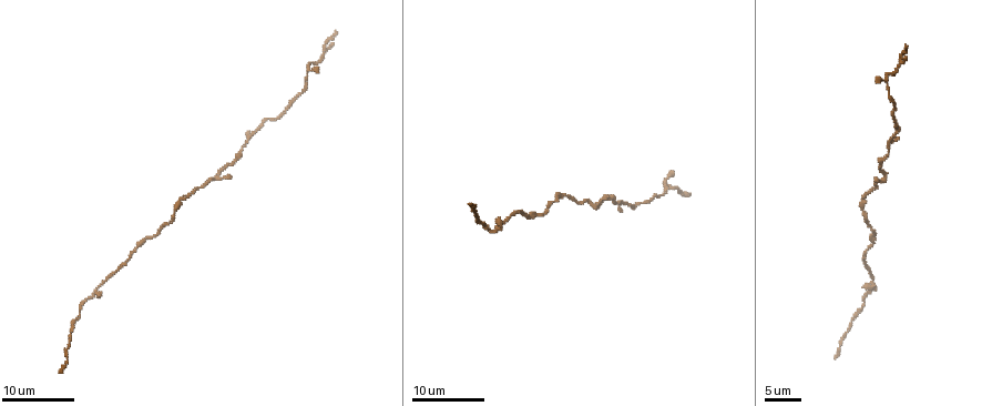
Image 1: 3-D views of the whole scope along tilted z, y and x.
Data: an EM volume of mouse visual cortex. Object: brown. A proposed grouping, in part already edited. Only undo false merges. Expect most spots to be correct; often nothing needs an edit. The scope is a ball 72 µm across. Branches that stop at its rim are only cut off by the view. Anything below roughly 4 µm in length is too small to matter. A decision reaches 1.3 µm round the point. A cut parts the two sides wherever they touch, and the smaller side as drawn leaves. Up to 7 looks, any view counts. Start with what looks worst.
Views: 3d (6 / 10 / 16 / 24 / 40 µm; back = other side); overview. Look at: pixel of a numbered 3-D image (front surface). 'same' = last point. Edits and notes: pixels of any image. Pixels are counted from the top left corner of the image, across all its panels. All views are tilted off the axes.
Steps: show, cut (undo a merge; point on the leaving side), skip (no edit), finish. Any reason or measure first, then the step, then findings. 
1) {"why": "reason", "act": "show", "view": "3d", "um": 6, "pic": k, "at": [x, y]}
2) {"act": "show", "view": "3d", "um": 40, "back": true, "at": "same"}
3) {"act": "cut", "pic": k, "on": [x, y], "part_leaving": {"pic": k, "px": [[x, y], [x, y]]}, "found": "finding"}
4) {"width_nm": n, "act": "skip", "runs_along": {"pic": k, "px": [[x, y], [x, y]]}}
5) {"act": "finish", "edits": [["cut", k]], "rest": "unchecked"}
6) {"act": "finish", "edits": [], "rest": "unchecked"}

{"why": "calibre changes", "act": "show", "view": "3d", "um": 24, "pic": 1, "at": [305, 70]}

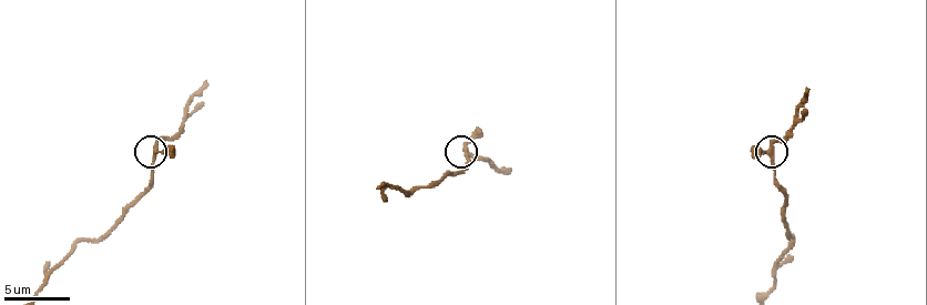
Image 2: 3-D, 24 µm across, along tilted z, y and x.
{"why": "closer look", "act": "show", "view": "3d", "um": 6, "pic": 2, "at": [156, 150]}

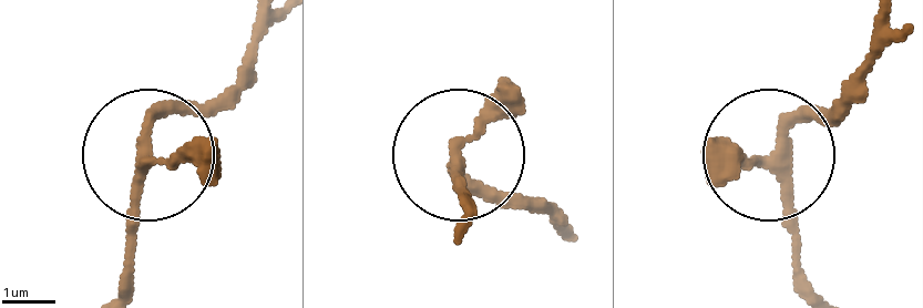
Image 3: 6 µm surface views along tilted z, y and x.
{"act": "skip", "runs_along": {"pic": 3, "px": [[807, 279], [783, 150], [871, 70]]}, "found": "all the same neuron"}

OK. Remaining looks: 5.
{"why": "sudden change in width", "act": "show", "view": "3d", "um": 24, "pic": 1, "at": [855, 318]}

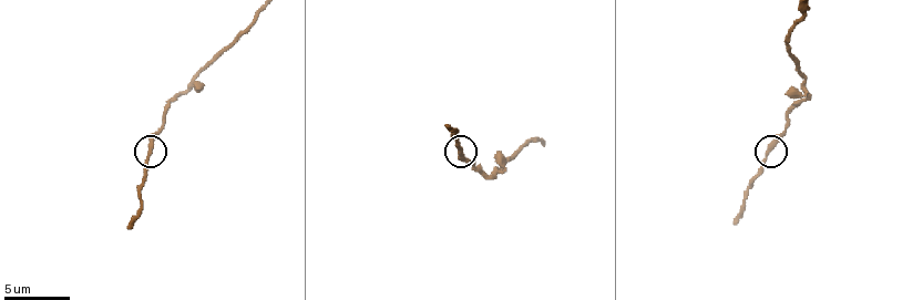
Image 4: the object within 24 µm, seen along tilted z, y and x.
{"act": "show", "view": "3d", "um": 10, "pic": 4, "at": [460, 150]}

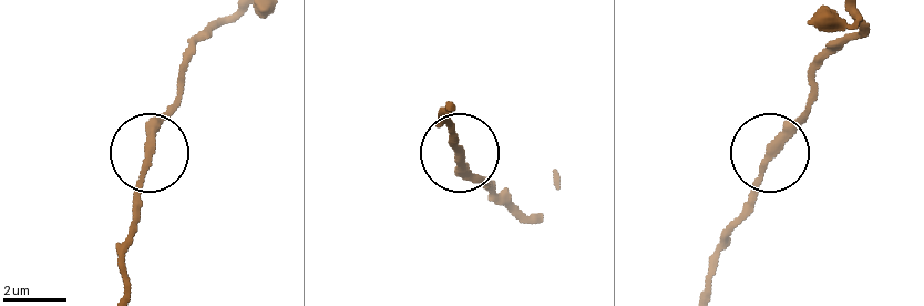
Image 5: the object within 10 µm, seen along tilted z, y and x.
{"act": "skip", "runs_along": {"pic": 5, "px": [[853, 16], [732, 233]]}, "found": "one neuron here"}

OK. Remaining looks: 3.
{"why": "a narrow waist", "act": "show", "view": "3d", "um": 10, "pic": 2, "at": [775, 281]}

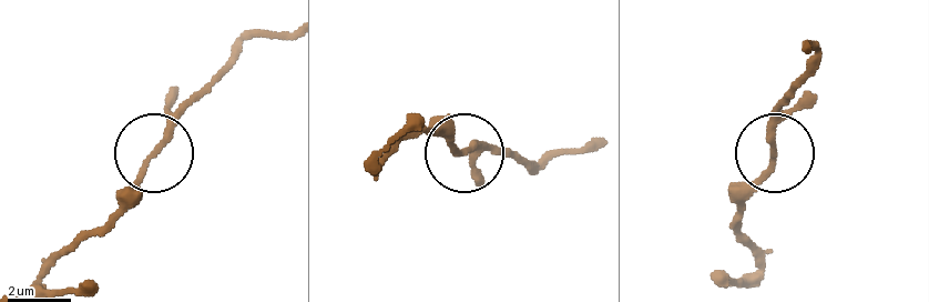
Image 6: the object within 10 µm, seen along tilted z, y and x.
{"width_nm": 170, "act": "skip", "runs_along": {"pic": 6, "px": [[38, 283], [103, 229], [162, 139], [206, 93]]}, "found": "one neuron here"}

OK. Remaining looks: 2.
{"why": "thick turns thin", "act": "show", "view": "3d", "um": 6, "pic": 4, "at": [802, 17]}

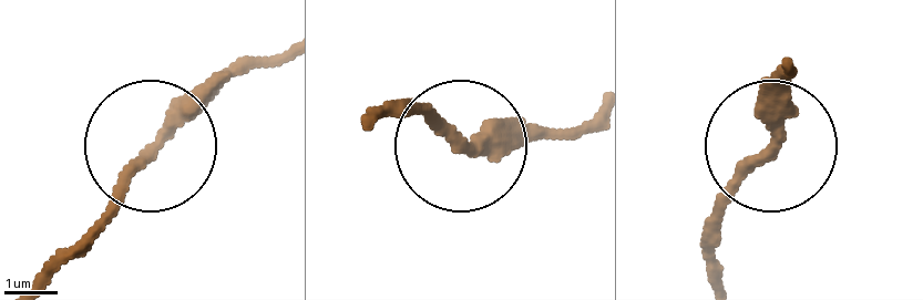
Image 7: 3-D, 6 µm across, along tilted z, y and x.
{"act": "show", "view": "3d", "um": 6, "back": true, "pic": 7, "at": [771, 149]}

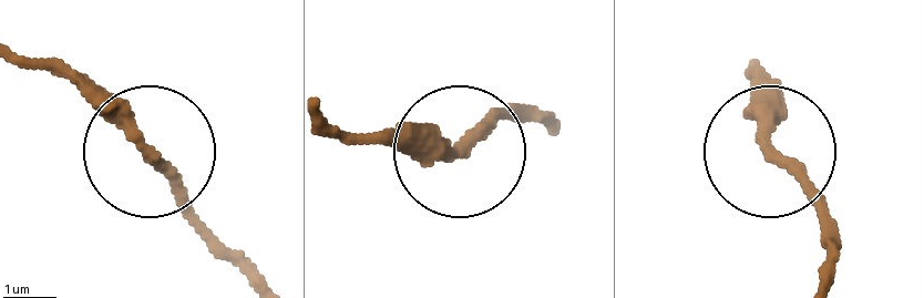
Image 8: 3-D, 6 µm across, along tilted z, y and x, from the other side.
{"act": "skip", "runs_along": {"pic": 8, "px": [[329, 124], [433, 136], [461, 153], [524, 113]]}, "found": "all the same neuron"}

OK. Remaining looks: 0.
{"act": "finish", "edits": [], "rest": "unchecked"}

